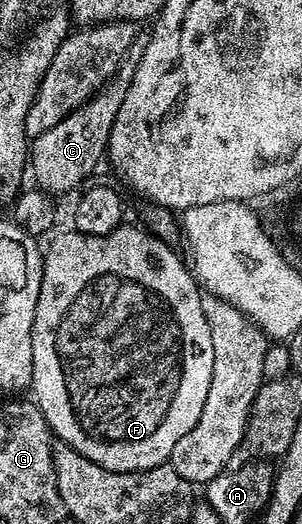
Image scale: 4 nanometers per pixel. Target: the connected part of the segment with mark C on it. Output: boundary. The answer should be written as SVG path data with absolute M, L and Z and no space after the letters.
M134 35L123 62L117 67L117 73L108 80L105 87L95 93L83 106L67 114L63 122L55 122L55 126L51 126L47 134L32 137L31 176L37 179L36 187L40 191L58 194L57 192L69 192L72 188L80 189L86 183L84 180L96 170L97 163L106 159L109 135L119 114L119 106L123 106L127 90L131 90L135 70L143 58L143 50L147 50L148 41L148 35Z

